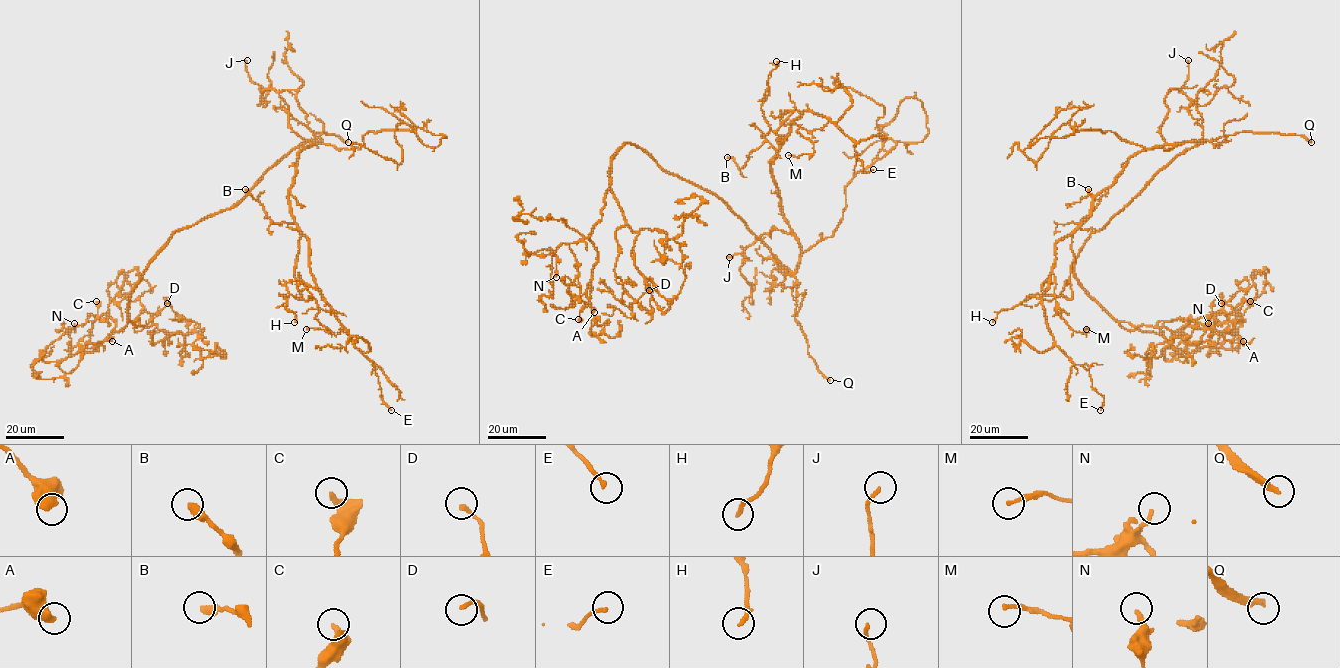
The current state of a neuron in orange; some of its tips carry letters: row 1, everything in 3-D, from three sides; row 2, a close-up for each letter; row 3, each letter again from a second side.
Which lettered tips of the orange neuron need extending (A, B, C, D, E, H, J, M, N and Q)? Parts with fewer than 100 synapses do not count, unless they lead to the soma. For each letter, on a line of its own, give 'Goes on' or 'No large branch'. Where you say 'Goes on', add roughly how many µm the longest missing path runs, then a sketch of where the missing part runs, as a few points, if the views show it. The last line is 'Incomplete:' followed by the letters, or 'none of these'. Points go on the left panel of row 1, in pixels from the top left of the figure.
A: No large branch
B: No large branch
C: No large branch
D: No large branch
E: No large branch
H: No large branch
J: No large branch
M: No large branch
N: No large branch
Q: Goes on. Missing length about 80 µm
Incomplete: Q

